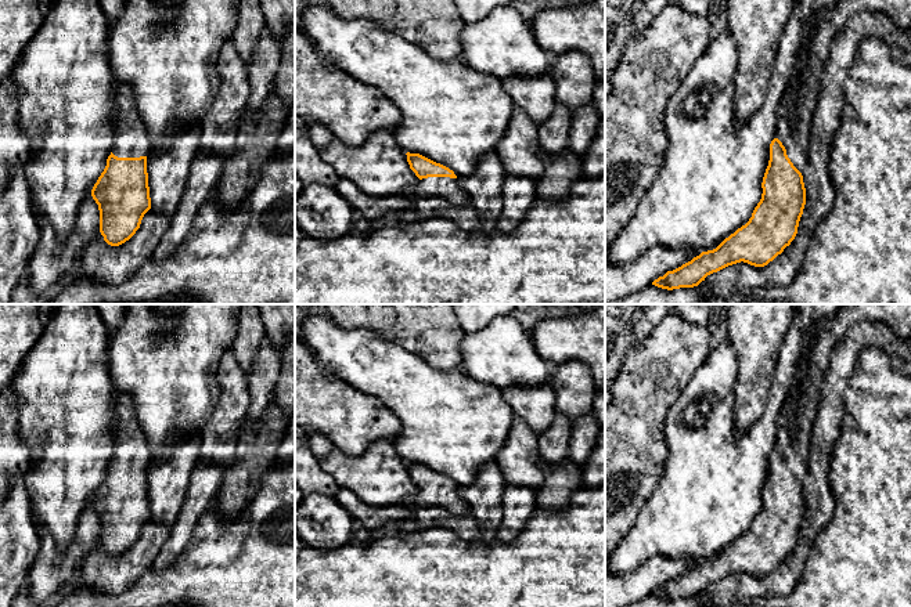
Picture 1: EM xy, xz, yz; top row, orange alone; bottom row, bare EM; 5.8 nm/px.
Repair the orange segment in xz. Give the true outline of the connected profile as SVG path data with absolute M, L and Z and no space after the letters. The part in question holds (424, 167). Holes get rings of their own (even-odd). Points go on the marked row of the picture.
M407 152L406 155L410 169L420 181L406 187L403 195L414 199L440 196L446 198L454 206L471 203L468 192L460 185L453 170L420 153Z

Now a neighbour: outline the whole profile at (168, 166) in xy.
M199 129L156 145L147 158L151 209L170 218L186 191L190 169L199 148Z

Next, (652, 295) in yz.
M702 283L694 288L662 289L651 285L611 304L710 304Z

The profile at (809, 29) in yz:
M820 14L804 24L803 35L802 35L802 47L800 47L800 51L797 55L796 69L795 69L793 76L789 80L789 86L792 86L792 87L797 86L799 75L807 62L807 54L809 54L807 50L809 50L810 40L811 40L813 35L815 33L815 24L817 24L818 17L820 17Z

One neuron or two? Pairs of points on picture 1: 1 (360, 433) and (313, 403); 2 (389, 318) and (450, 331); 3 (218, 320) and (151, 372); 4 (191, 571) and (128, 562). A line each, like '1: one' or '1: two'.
1: one
2: one
3: one
4: two

